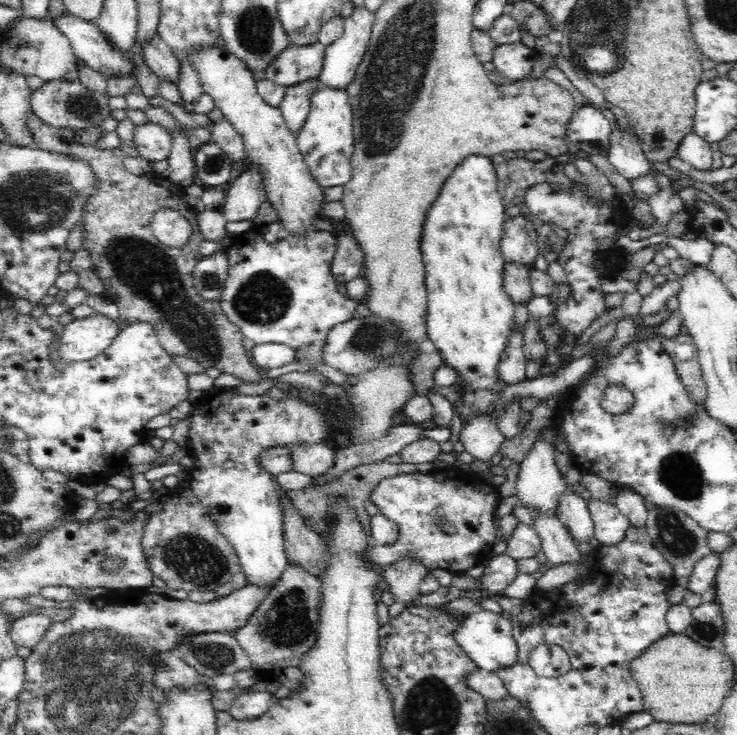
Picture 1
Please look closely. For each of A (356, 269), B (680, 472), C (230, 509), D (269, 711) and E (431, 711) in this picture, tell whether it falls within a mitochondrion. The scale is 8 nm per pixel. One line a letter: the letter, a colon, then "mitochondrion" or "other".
A: other
B: mitochondrion
C: other
D: other
E: mitochondrion

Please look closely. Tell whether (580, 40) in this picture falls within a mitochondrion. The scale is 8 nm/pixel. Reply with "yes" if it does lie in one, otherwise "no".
yes

